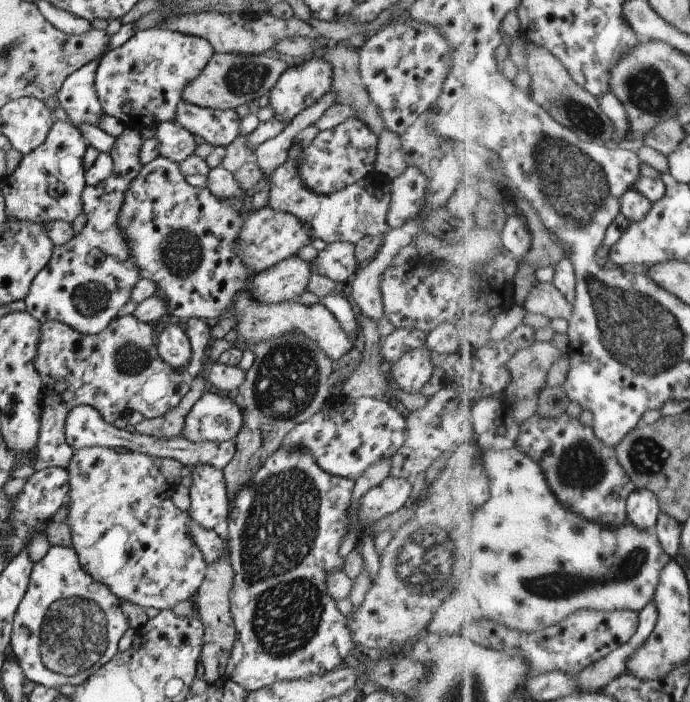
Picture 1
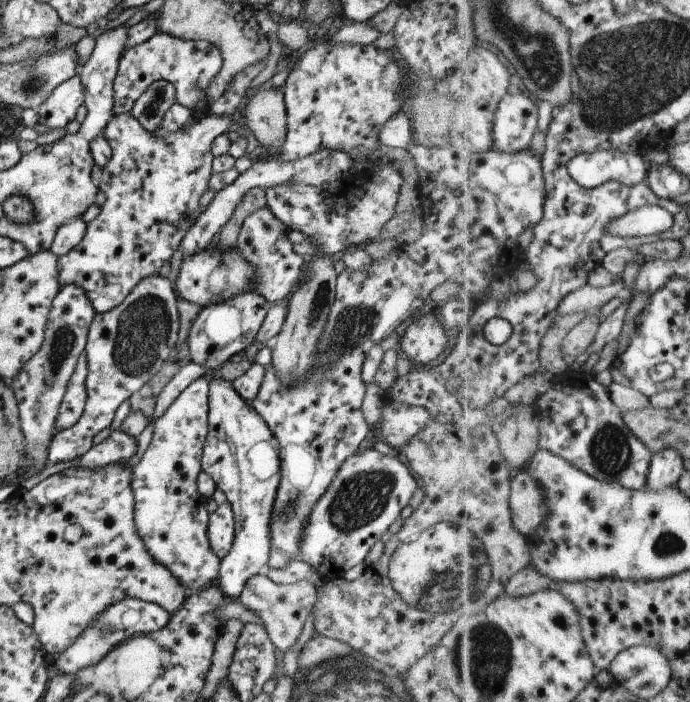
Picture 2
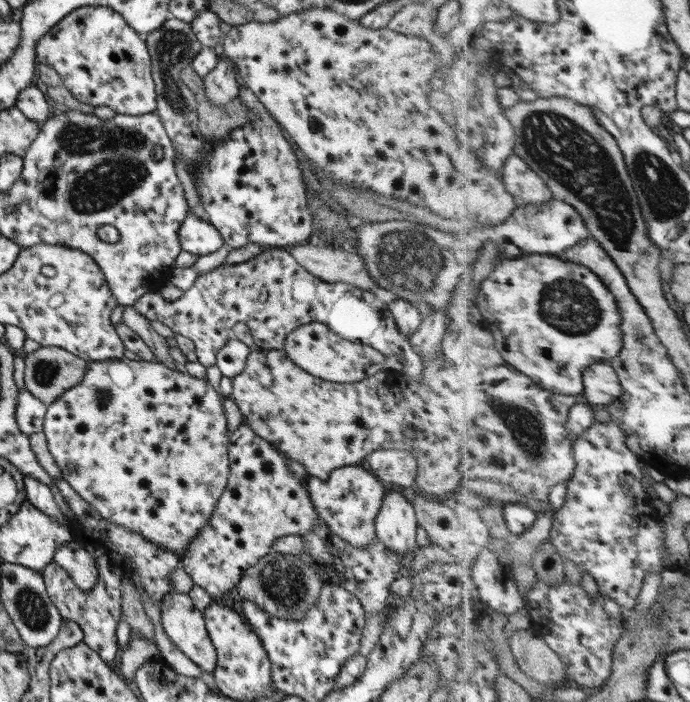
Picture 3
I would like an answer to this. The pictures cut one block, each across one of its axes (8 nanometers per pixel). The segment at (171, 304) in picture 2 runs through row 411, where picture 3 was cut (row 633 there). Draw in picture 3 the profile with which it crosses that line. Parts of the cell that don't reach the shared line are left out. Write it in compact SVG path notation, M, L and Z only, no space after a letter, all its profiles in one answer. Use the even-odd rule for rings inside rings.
M53 479L53 484L57 488L57 494L67 504L67 508L71 508L71 517L67 519L71 530L83 532L87 538L91 538L91 542L95 542L97 548L103 548L103 550L95 550L95 546L85 548L95 558L95 566L97 566L97 580L95 580L95 585L87 591L81 591L78 586L75 586L67 571L53 562L45 565L39 573L43 579L45 590L52 603L57 607L61 618L77 623L83 633L81 641L97 652L101 660L114 665L120 652L115 637L115 628L117 628L119 619L123 618L120 593L123 579L121 577L128 579L130 572L135 570L145 596L159 607L163 596L172 592L167 576L178 566L179 558L173 552L165 552L163 548L151 544L141 534L135 534L135 532L127 531L125 528L117 527L101 519L95 508L87 504L65 480Z

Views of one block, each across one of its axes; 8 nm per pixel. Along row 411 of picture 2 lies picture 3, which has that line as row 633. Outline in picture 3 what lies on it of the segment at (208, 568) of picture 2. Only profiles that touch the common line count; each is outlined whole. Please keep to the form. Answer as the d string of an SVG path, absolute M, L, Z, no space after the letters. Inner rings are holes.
M172 591L163 596L158 608L161 627L163 627L163 631L165 631L165 635L169 637L169 640L175 644L175 647L181 650L201 670L213 672L216 662L215 649L205 630L203 615L198 609L195 609L191 599L186 594Z

